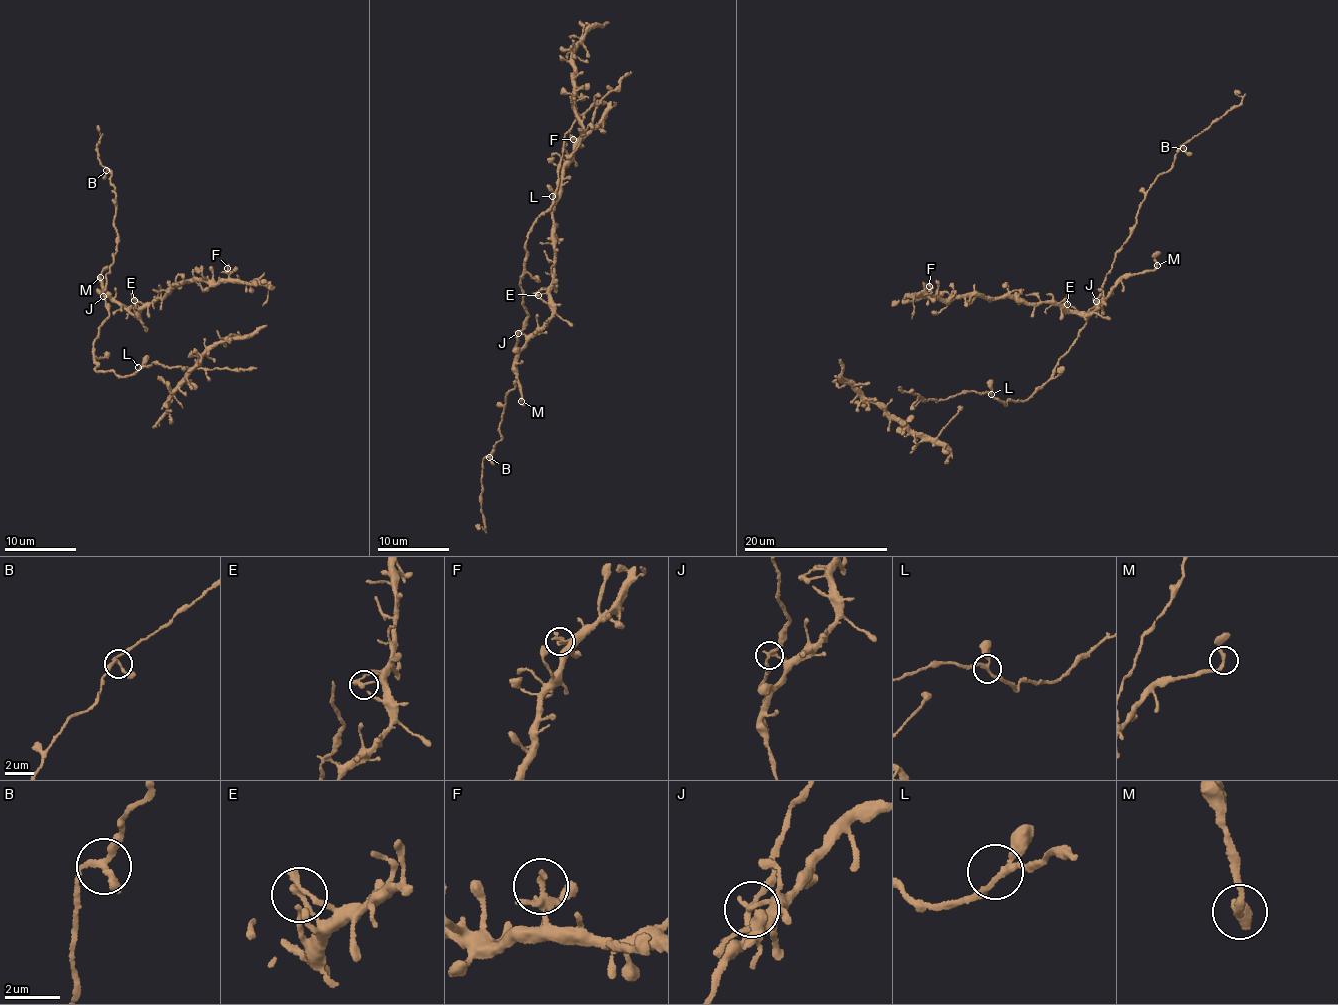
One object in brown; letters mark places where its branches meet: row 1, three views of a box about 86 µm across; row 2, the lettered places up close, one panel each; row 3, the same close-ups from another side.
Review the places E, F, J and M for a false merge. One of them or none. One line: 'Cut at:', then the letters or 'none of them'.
Cut at: none of them

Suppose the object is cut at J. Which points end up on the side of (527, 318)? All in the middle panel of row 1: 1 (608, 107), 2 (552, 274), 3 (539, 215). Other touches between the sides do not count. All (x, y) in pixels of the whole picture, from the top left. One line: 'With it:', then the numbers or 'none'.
With it: 3

